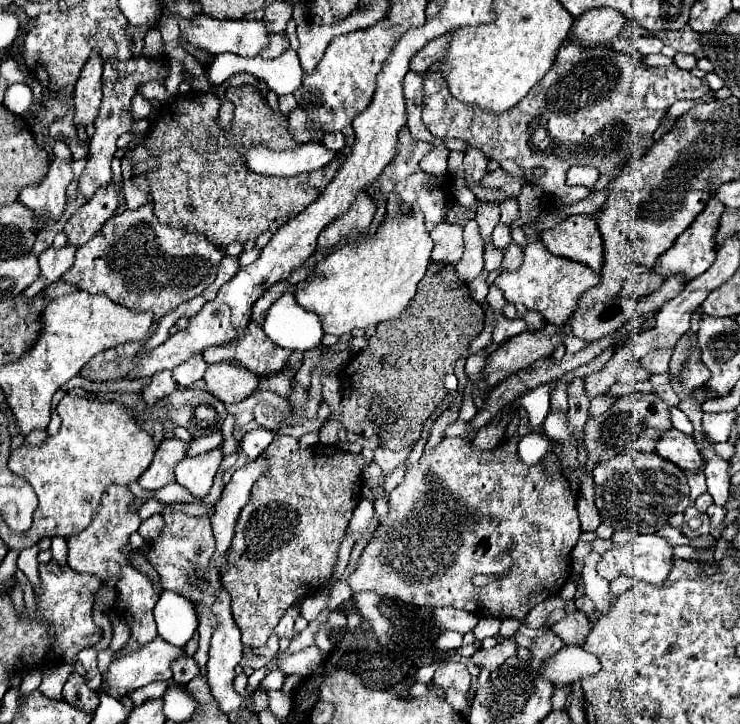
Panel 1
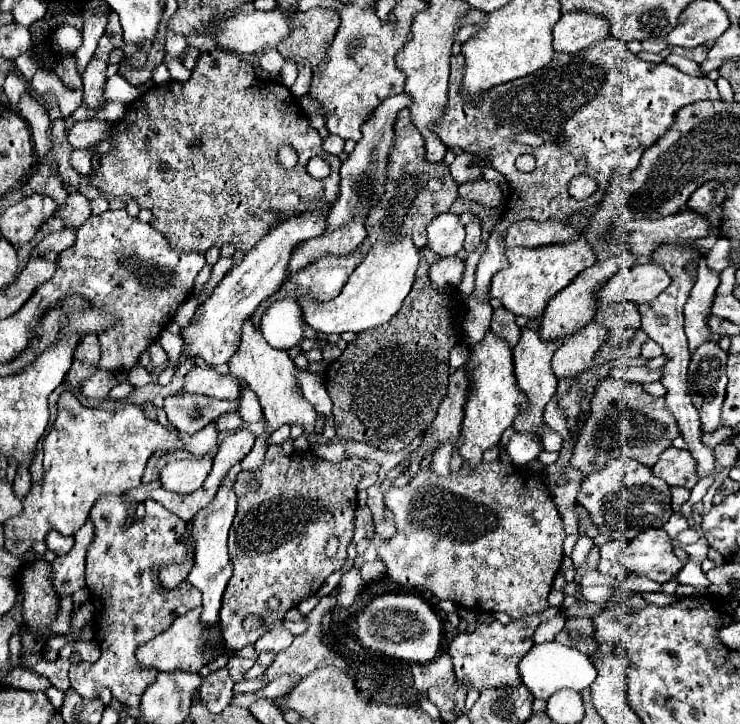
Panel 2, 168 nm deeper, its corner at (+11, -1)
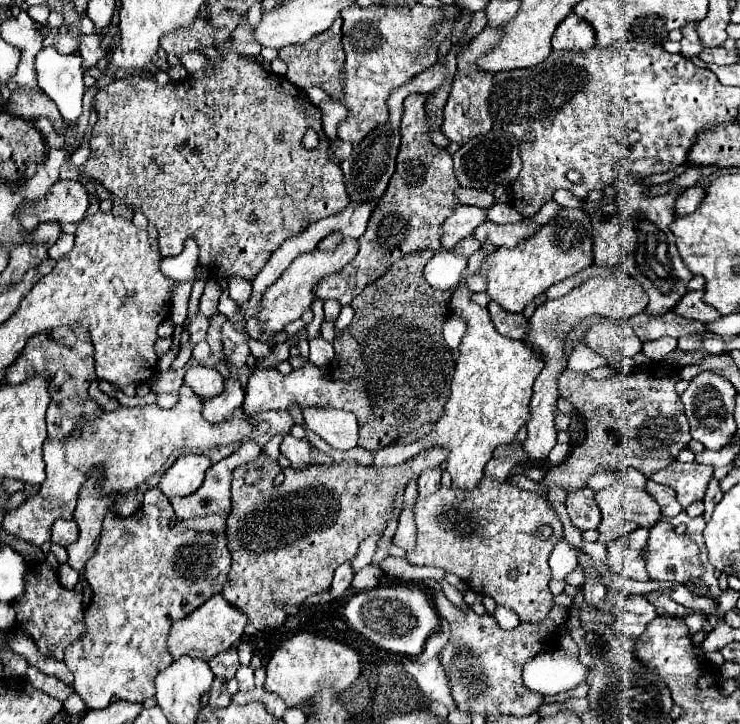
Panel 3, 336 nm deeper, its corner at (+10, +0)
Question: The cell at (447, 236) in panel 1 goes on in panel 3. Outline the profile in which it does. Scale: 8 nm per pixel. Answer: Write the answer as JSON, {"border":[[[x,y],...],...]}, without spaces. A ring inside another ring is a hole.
{"border":[[[457,205],[441,223],[441,247],[453,249],[461,239],[469,237],[477,225],[487,221],[487,211],[471,205]]]}

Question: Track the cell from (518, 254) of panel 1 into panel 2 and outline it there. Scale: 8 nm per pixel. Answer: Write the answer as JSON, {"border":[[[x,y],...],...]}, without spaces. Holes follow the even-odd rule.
{"border":[[[612,36],[576,54],[554,54],[550,64],[542,70],[494,86],[492,92],[482,94],[480,100],[466,100],[460,94],[462,76],[464,56],[456,54],[450,62],[450,96],[446,114],[432,126],[432,130],[448,148],[460,146],[466,152],[486,154],[492,168],[506,176],[512,190],[502,222],[492,230],[486,252],[478,262],[476,288],[466,298],[468,308],[464,332],[472,346],[482,340],[490,328],[492,306],[484,296],[490,290],[492,276],[506,268],[506,248],[502,242],[504,230],[512,222],[524,218],[538,222],[564,220],[564,216],[598,204],[610,188],[612,176],[632,174],[646,148],[664,136],[682,106],[700,100],[720,100],[720,94],[716,82],[710,78],[692,78],[664,62],[644,62],[638,54],[630,52],[622,40]],[[522,130],[538,134],[544,144],[538,150],[524,150],[514,142],[514,136]],[[526,152],[536,158],[536,168],[532,172],[520,172],[514,166],[516,158]],[[580,172],[598,182],[598,190],[586,200],[576,200],[568,194],[568,182]]]}

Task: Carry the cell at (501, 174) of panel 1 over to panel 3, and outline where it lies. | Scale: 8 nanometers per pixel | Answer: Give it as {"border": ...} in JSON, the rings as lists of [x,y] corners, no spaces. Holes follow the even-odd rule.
{"border":[[[459,187],[455,191],[455,195],[457,195],[459,203],[463,203],[463,205],[475,205],[475,207],[483,207],[483,209],[495,205],[493,193],[487,193],[485,189],[465,189],[465,187]]]}

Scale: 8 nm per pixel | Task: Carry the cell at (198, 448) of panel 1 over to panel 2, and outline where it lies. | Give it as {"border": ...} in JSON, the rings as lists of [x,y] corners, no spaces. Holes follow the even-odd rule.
{"border":[[[228,412],[216,420],[218,432],[232,432],[232,430],[238,430],[242,424],[244,424],[244,420],[240,418],[238,412]]]}

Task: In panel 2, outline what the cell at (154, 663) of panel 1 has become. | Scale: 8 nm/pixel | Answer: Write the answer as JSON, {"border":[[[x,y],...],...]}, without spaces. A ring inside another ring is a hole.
{"border":[[[200,606],[190,610],[188,614],[176,618],[172,622],[172,626],[158,634],[156,638],[152,638],[150,642],[142,644],[136,650],[136,658],[140,662],[140,666],[144,668],[158,668],[160,672],[174,672],[178,668],[186,670],[186,672],[200,672],[202,666],[206,666],[212,658],[220,656],[220,646],[222,644],[222,632],[220,628],[212,628],[212,626],[204,626],[200,620]]]}

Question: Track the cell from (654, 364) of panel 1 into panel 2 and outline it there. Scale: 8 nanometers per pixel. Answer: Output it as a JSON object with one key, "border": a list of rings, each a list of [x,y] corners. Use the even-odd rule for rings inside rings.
{"border":[[[646,340],[644,344],[642,344],[642,358],[644,360],[650,360],[650,358],[656,358],[656,356],[660,356],[662,354],[662,348],[660,348],[660,344],[656,344],[654,340]]]}

